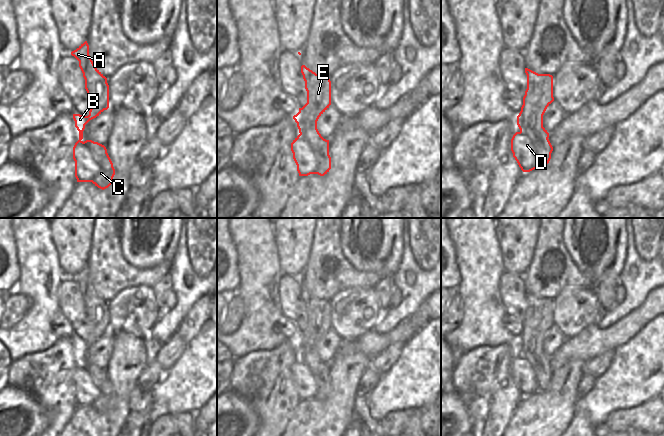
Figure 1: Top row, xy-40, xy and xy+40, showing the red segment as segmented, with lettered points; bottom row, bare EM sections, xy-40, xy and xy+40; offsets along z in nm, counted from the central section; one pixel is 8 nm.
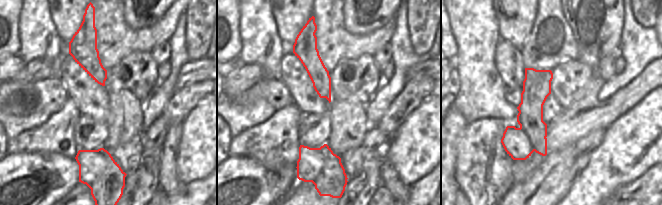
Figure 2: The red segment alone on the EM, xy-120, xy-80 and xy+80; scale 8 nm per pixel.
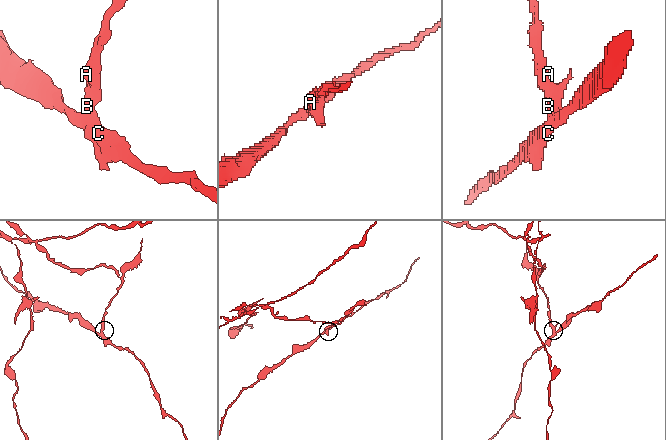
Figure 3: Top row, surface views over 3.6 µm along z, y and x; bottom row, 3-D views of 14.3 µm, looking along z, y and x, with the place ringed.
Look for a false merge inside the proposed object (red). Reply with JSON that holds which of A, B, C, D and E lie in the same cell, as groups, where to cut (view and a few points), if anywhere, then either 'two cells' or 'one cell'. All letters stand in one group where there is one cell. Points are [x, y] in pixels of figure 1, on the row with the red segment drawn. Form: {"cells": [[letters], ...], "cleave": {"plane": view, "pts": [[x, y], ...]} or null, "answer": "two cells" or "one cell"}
{"cells": [["A", "B", "E"], ["C", "D"]], "cleave": {"plane": "xy+40", "pts": [[520, 130], [531, 132], [538, 139], [547, 139]]}, "answer": "two cells"}

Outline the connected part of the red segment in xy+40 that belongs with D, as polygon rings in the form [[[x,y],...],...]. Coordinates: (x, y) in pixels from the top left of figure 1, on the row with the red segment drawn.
[[[516,132],[511,139],[511,151],[523,172],[546,166],[553,147],[547,139],[538,140],[532,132]]]

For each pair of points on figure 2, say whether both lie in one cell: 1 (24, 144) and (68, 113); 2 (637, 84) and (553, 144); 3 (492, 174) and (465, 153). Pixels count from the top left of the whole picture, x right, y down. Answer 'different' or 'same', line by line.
1: same
2: same
3: same

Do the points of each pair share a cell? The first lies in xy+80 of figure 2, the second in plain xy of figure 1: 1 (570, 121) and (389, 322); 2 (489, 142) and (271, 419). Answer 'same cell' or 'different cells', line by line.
1: different cells
2: same cell

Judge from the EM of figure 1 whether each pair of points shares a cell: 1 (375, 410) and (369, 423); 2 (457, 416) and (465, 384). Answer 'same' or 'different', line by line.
1: different
2: different

